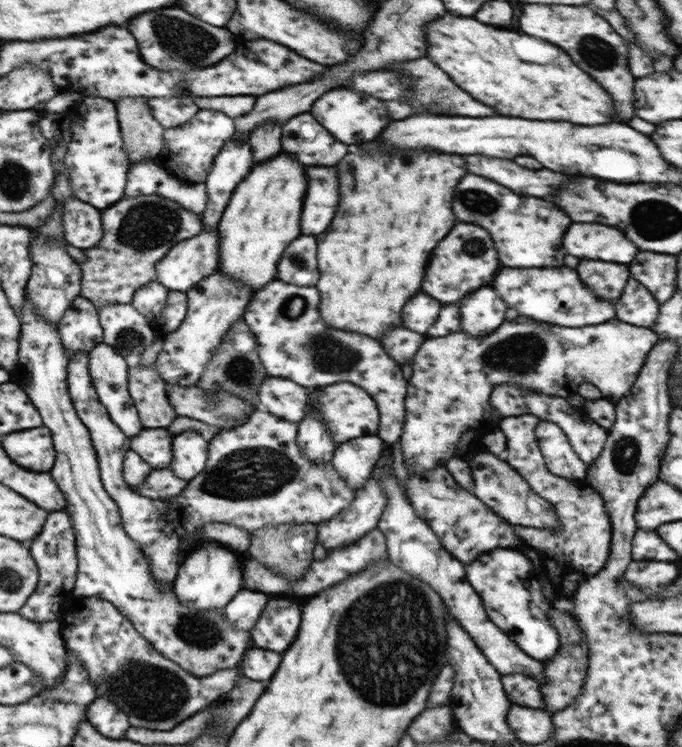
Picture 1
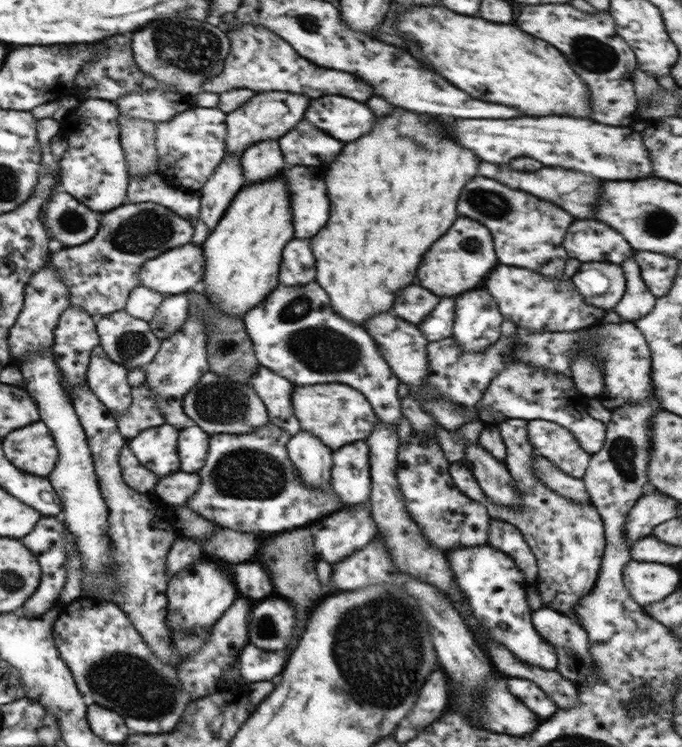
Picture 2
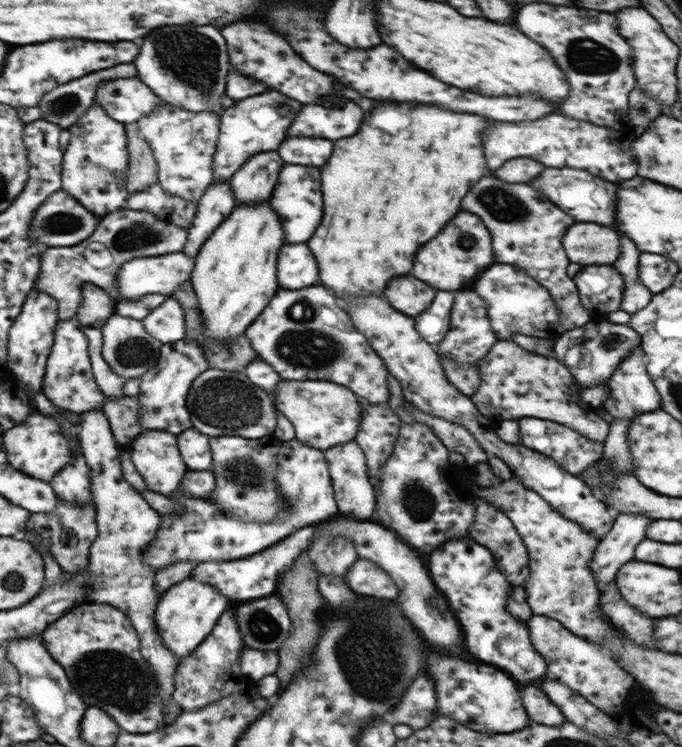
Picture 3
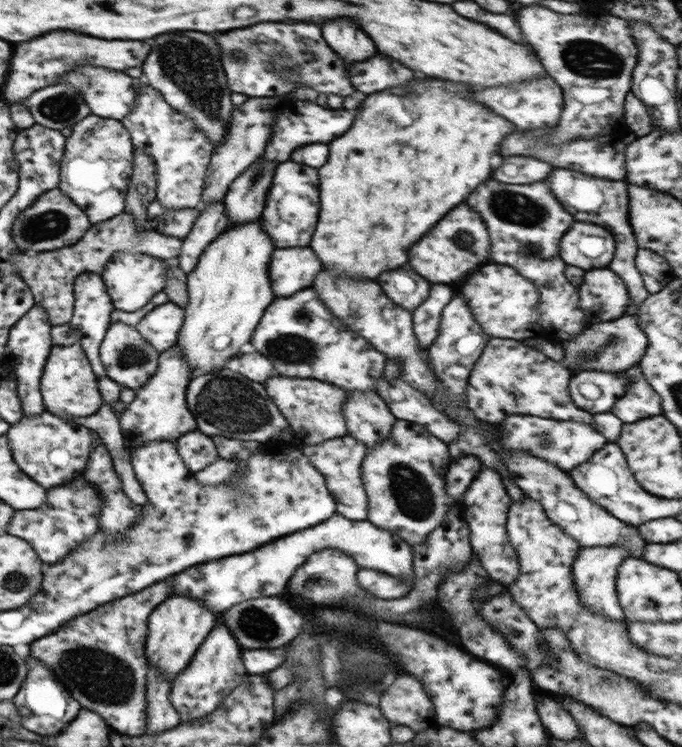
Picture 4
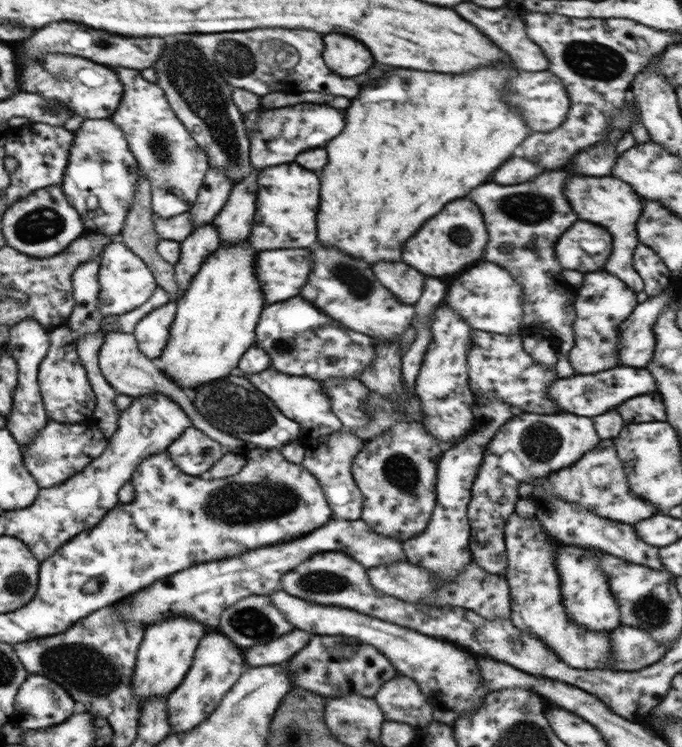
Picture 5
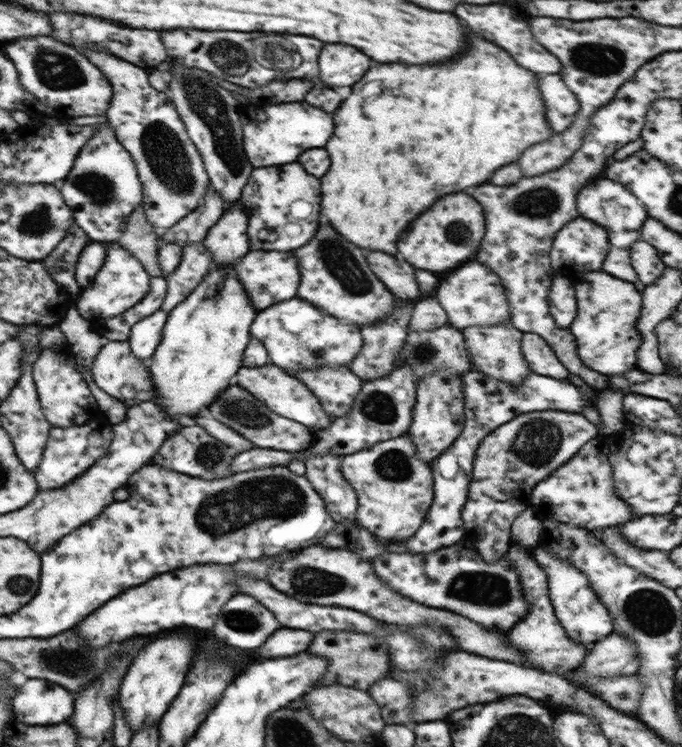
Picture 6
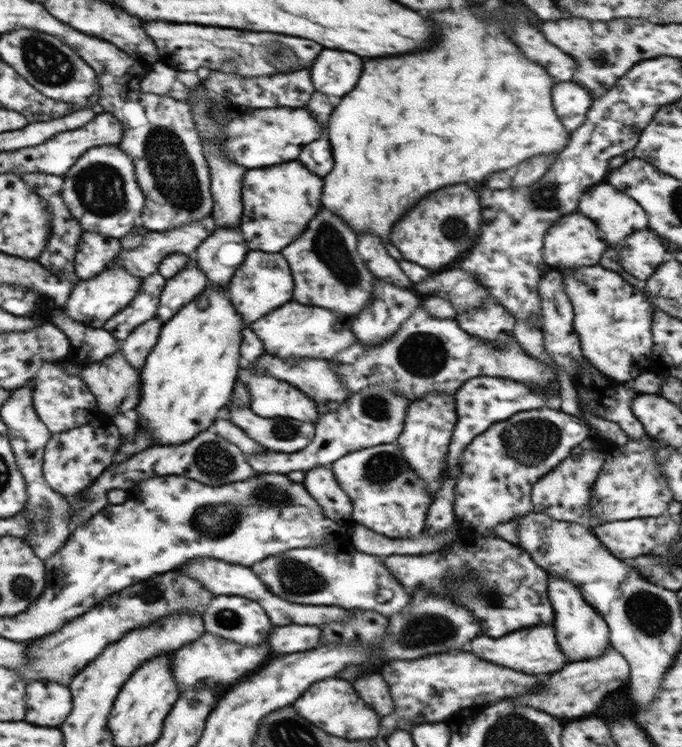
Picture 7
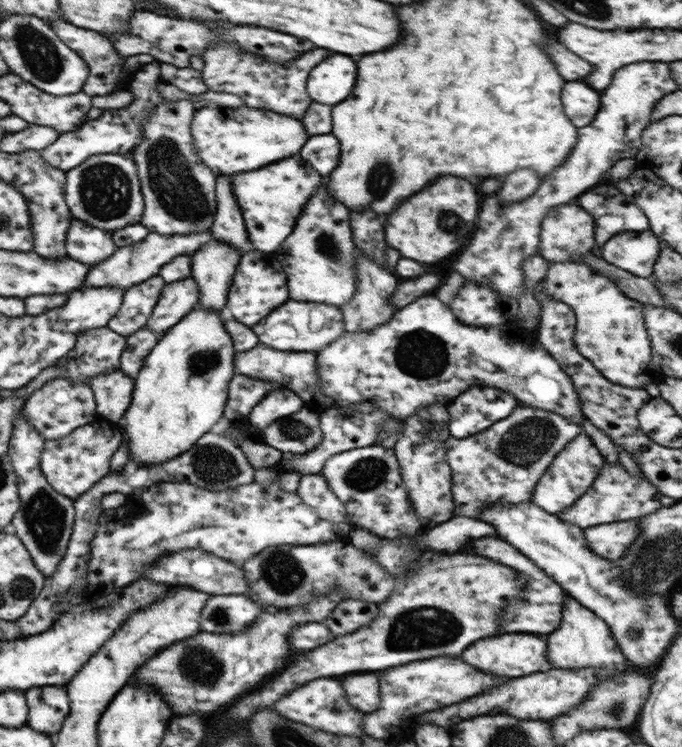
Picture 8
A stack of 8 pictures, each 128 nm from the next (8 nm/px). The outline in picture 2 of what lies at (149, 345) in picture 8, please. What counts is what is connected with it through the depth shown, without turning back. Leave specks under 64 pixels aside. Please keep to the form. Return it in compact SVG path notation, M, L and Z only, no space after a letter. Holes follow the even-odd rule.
M185 293L166 295L148 324L156 338L167 339L183 327L188 316L188 297Z

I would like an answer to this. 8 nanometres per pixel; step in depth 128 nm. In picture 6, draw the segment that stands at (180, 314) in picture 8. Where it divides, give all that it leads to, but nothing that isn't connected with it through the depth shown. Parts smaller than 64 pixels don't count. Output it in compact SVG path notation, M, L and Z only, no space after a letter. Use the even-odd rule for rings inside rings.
M203 242L184 246L180 264L165 278L167 293L161 309L169 313L176 308L180 302L196 290L213 266L212 255L207 251Z

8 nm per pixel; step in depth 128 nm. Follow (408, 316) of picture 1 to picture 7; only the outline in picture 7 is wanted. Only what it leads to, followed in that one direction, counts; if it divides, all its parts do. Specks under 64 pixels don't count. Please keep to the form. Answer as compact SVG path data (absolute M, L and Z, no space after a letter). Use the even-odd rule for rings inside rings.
M360 234L357 244L357 251L375 278L380 277L380 280L384 280L384 282L398 284L398 287L404 286L405 289L406 286L410 286L408 276L400 270L396 259L388 256L388 252L378 236Z

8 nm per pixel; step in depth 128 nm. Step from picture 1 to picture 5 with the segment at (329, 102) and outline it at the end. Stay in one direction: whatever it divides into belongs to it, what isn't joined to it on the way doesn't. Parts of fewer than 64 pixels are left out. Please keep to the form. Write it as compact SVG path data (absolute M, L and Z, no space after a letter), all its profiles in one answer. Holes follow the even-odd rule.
M294 104L276 110L260 112L260 120L256 122L250 137L250 160L256 168L278 166L284 162L294 162L300 152L306 148L318 148L318 144L328 144L334 136L338 136L344 128L344 114L316 104Z

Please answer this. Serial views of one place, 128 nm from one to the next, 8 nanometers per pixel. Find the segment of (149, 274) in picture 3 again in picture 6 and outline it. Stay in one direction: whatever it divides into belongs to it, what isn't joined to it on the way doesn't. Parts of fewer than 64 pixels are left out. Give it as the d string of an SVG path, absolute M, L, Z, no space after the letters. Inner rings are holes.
M117 241L110 242L102 268L92 280L90 288L84 288L78 293L74 307L84 320L90 322L99 318L109 319L118 316L138 304L148 294L150 280L151 277L143 264L134 255L124 250Z

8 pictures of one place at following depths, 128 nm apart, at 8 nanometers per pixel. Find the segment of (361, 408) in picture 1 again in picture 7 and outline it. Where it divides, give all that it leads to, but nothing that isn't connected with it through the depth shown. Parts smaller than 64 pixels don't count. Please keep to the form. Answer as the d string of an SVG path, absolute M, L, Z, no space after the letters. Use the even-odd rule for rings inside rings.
M242 366L237 376L238 380L241 380L247 387L251 396L249 407L252 412L256 412L258 416L262 418L274 418L288 417L294 420L300 420L300 422L310 422L310 424L316 424L318 422L319 412L317 411L315 401L308 398L298 387L282 382L278 378L272 378L272 376L264 376L264 374L257 374L246 366Z

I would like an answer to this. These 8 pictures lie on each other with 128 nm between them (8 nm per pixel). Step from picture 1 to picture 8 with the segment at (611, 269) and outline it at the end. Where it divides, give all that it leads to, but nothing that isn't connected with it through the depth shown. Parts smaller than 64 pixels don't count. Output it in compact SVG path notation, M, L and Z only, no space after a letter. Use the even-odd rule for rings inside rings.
M549 262L547 271L542 281L546 285L545 295L566 303L575 312L573 341L577 351L614 384L644 389L653 382L653 354L644 324L644 304L628 298L608 276L587 264Z

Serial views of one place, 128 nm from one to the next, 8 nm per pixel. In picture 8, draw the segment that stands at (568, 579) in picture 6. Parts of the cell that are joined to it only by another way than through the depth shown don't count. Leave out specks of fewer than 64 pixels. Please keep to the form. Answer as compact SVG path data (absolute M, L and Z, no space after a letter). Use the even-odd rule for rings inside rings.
M567 596L563 604L562 623L552 636L546 636L548 644L548 662L554 669L579 670L580 668L609 668L624 670L629 666L618 643L612 638L608 624L596 616L589 608L580 604L574 597Z

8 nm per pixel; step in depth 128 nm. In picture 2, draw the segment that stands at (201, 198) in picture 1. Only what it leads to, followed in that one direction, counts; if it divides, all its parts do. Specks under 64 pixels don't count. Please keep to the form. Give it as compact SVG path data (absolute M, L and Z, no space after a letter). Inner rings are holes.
M157 173L144 177L129 176L127 203L153 203L168 208L172 213L186 219L196 219L200 214L201 193L172 187Z

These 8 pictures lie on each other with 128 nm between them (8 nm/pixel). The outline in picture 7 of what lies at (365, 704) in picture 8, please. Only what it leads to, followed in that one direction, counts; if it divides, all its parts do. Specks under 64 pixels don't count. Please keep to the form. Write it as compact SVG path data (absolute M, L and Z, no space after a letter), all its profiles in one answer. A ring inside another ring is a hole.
M380 674L366 675L366 678L358 678L352 684L358 697L370 708L374 708L380 716L386 716L392 712L394 704L392 704L388 686Z

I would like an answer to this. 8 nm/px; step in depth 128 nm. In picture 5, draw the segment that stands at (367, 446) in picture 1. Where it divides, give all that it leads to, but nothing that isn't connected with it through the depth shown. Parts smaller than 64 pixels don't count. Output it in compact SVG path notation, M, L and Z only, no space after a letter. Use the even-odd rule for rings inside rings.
M348 431L330 433L327 438L326 442L308 445L308 452L302 465L316 477L320 488L324 491L326 502L332 509L334 519L358 520L361 518L364 497L352 476L351 464L356 453L360 452L366 442Z

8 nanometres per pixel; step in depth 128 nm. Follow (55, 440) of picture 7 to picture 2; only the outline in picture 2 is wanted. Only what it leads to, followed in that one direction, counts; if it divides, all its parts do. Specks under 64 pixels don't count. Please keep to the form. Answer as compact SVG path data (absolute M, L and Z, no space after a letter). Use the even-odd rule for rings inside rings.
M44 422L16 429L2 439L3 452L16 468L42 477L47 477L54 470L59 452Z

